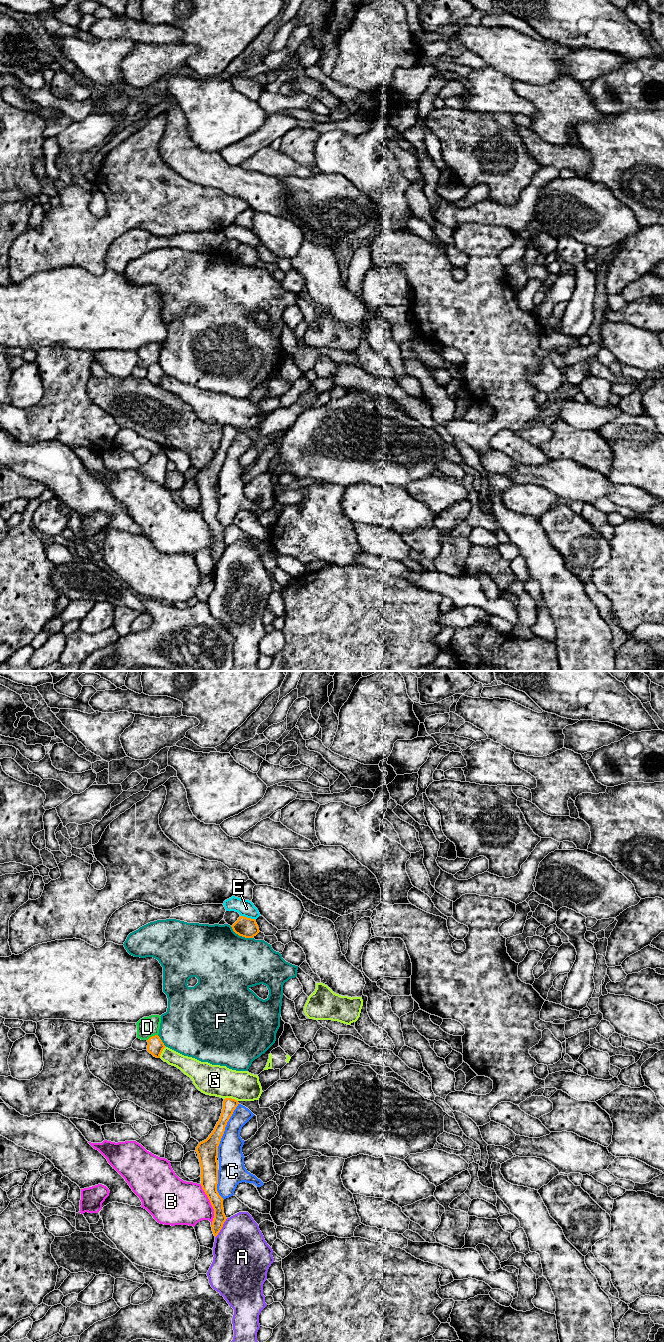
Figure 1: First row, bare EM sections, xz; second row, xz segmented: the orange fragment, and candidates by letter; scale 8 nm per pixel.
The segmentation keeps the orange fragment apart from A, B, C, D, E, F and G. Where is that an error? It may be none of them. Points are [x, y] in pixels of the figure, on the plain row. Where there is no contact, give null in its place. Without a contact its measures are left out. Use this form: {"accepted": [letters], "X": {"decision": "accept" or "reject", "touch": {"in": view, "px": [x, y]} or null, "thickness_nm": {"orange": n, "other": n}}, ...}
{"accepted": [], "A": {"decision": "reject", "touch": {"in": "xz", "px": [221, 556]}, "thickness_nm": {"orange": 100, "other": 440}}, "B": {"decision": "reject", "touch": {"in": "xz", "px": [211, 532]}, "thickness_nm": {"orange": 140, "other": 360}}, "C": {"decision": "reject", "touch": {"in": "xz", "px": [224, 458]}, "thickness_nm": {"orange": 170, "other": 200}}, "D": {"decision": "reject", "touch": {"in": "xz", "px": [152, 364]}, "thickness_nm": {"orange": 130, "other": 160}}, "E": {"decision": "reject", "touch": {"in": "xz", "px": [248, 246]}, "thickness_nm": {"orange": 160, "other": 140}}, "F": {"decision": "reject", "touch": {"in": "xz", "px": [241, 263]}, "thickness_nm": {"orange": 160, "other": 480}}, "G": {"decision": "reject", "touch": {"in": "xz", "px": [231, 426]}, "thickness_nm": {"orange": 110, "other": 260}}}

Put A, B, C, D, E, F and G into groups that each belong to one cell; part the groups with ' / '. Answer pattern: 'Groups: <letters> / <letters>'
Groups: A / B / C / D / E / F / G

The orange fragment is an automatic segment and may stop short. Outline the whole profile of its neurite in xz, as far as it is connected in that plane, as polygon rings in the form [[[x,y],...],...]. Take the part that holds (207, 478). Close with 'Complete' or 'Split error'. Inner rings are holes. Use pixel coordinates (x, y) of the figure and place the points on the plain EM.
[[[224,427],[222,441],[214,458],[206,468],[198,472],[195,478],[198,482],[201,495],[201,514],[214,537],[214,546],[211,555],[215,565],[218,563],[227,547],[224,542],[223,526],[217,519],[218,474],[224,462],[227,450],[238,432],[238,429],[235,427]]]. Complete

